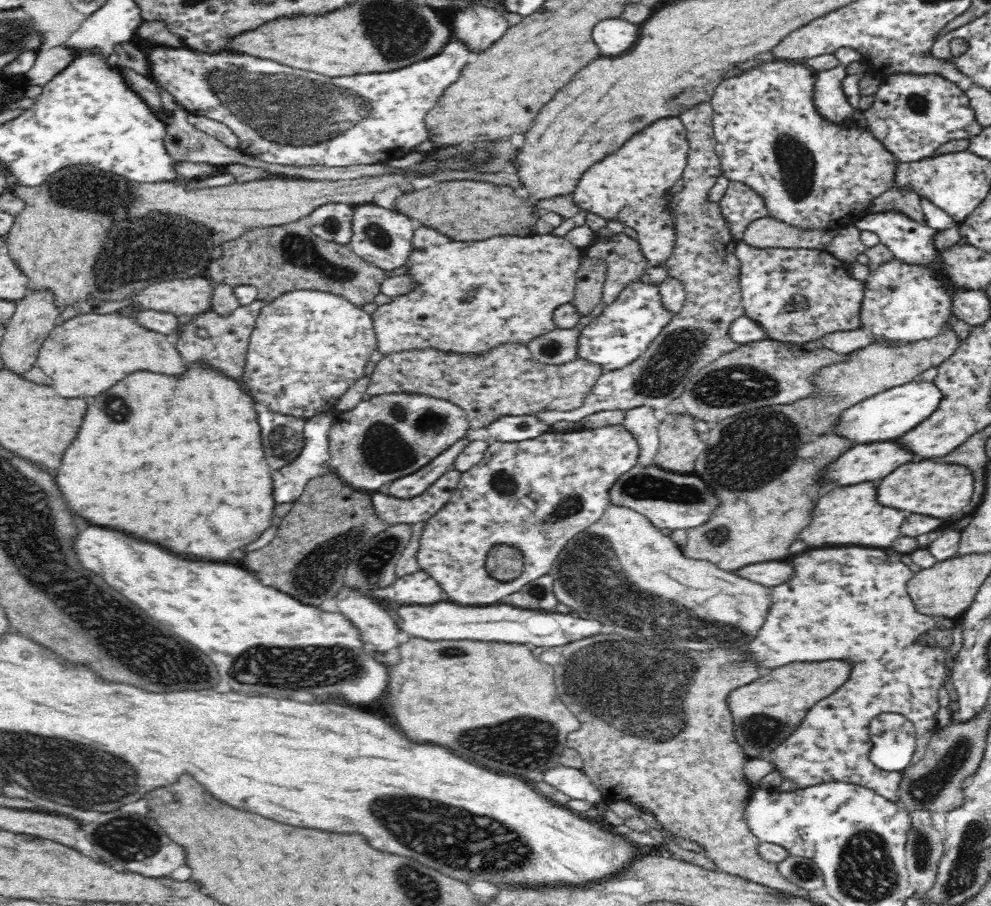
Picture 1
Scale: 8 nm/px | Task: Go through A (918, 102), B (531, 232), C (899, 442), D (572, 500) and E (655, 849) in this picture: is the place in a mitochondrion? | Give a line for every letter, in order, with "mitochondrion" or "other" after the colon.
A: mitochondrion
B: other
C: other
D: mitochondrion
E: other

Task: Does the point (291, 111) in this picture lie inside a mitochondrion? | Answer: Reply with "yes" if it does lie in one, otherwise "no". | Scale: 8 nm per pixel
yes

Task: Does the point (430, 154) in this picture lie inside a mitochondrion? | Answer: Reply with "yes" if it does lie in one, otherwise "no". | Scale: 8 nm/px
no

